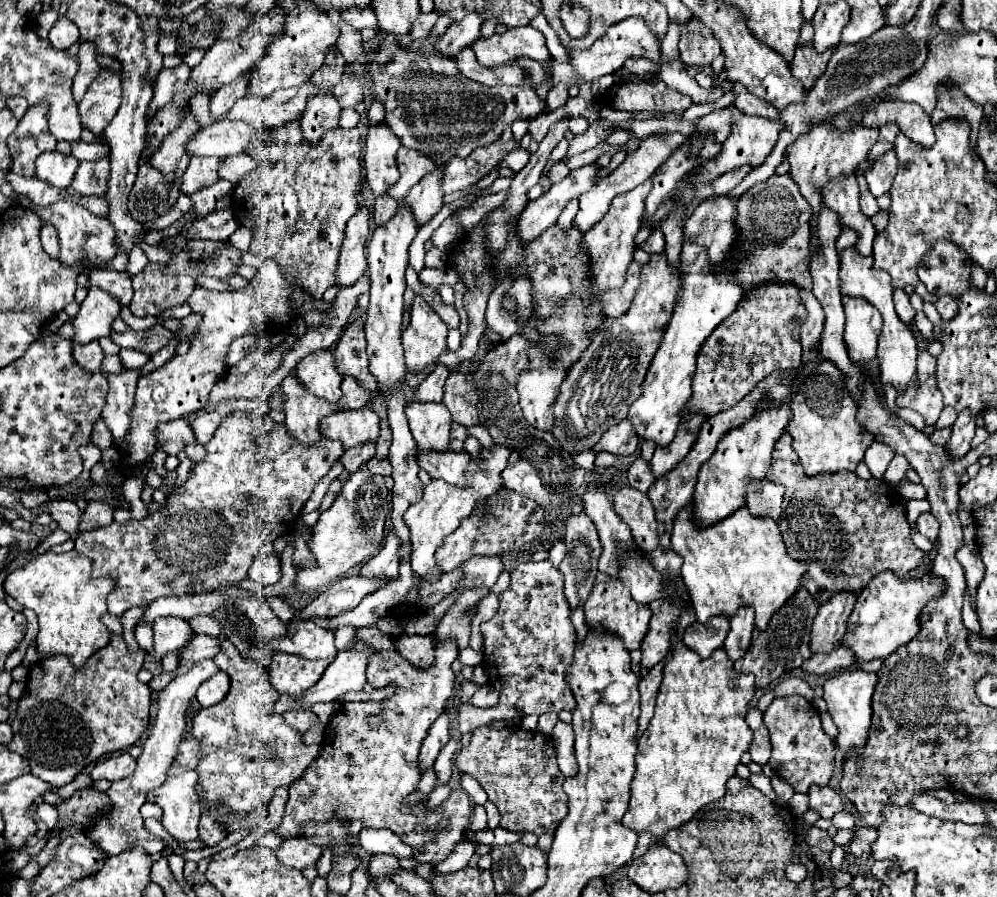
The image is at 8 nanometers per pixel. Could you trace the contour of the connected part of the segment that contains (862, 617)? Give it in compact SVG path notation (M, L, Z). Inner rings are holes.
M890 571L880 573L858 595L842 645L850 647L860 663L888 657L918 633L918 613L922 613L922 607L938 597L938 593L942 593L942 581L938 581L934 573L924 573L920 577L898 577Z

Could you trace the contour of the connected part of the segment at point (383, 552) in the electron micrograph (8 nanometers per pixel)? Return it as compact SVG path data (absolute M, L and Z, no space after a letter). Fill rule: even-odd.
M390 533L386 539L384 539L384 545L380 547L380 551L370 557L370 561L366 561L358 571L364 575L364 577L386 577L386 581L392 581L398 577L398 537L394 533Z

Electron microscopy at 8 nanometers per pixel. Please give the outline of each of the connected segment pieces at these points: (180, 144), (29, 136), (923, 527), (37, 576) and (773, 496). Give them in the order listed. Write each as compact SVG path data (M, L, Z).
M190 111L190 117L186 117L186 121L182 123L182 127L174 129L174 133L168 133L164 137L162 145L158 147L158 151L150 157L150 165L156 167L158 171L162 171L168 183L174 181L176 163L186 153L186 149L184 149L186 141L190 137L194 137L194 133L198 133L198 129L200 129L200 123L194 117L194 111Z
M40 103L40 105L30 107L26 111L26 115L18 121L18 127L14 129L14 133L6 141L8 143L8 149L12 153L12 169L10 171L16 173L16 175L34 177L34 173L36 173L34 161L38 159L38 155L56 149L56 139L54 139L54 135L50 133L50 129L46 125L46 109L48 109L48 103Z
M922 513L922 515L918 517L918 521L916 521L916 529L918 529L924 537L928 537L932 543L938 539L938 521L934 519L932 513Z
M76 551L68 553L42 553L34 561L30 561L26 567L12 571L4 581L6 593L10 593L18 603L32 609L38 615L38 655L50 657L54 653L68 655L70 661L74 661L74 667L82 667L84 661L90 657L90 653L98 651L100 647L106 647L110 641L110 631L102 623L102 615L106 613L106 597L114 591L114 579L112 577L92 577L92 563L86 555L80 555Z
M756 481L748 487L746 507L754 517L770 517L778 521L782 513L784 489L772 481Z

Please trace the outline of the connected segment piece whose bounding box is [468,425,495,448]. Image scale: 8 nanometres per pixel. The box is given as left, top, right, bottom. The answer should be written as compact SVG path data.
M476 425L468 429L468 436L475 437L483 447L491 448L495 445L488 429L483 425Z

